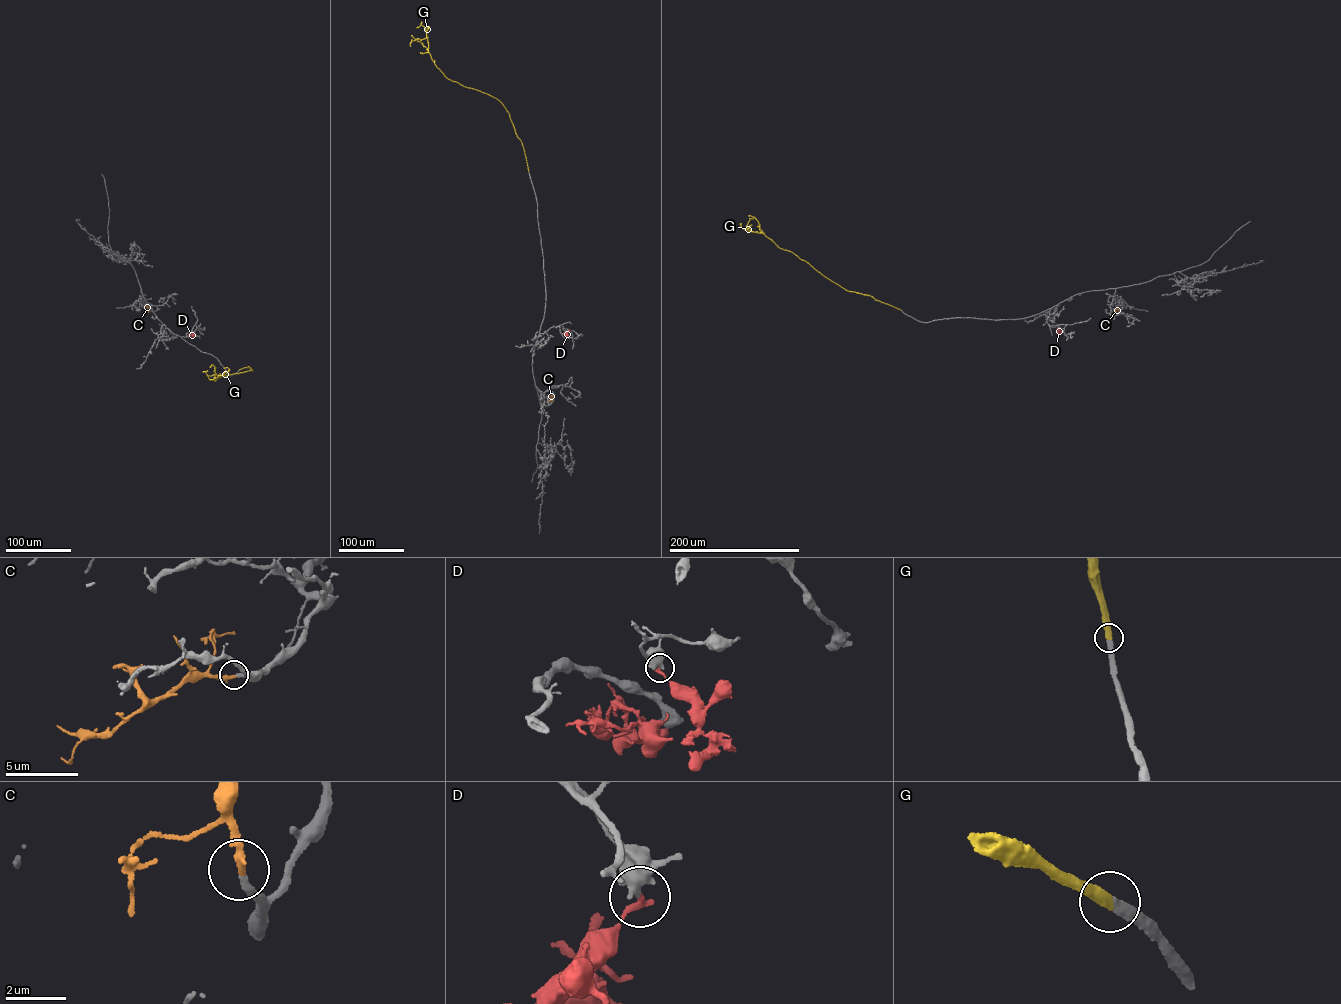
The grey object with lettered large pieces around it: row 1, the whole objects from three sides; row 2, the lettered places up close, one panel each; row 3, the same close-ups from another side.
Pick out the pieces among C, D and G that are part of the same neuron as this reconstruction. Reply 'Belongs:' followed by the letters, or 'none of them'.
Belongs: C, G

